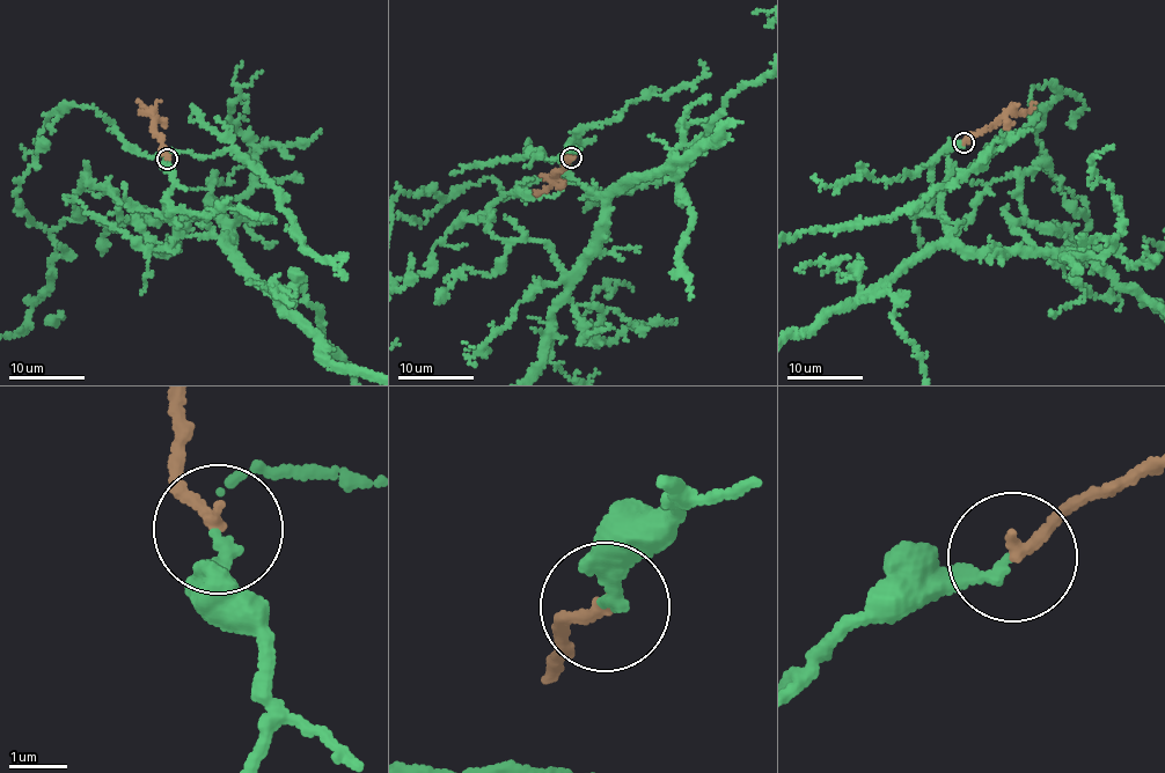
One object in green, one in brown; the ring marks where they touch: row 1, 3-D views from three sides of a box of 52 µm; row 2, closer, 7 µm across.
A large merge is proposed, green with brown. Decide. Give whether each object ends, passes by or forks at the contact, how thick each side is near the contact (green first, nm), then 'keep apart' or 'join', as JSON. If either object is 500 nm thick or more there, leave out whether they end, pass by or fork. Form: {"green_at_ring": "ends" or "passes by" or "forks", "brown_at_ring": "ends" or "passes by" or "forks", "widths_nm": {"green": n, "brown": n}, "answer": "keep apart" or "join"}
{"green_at_ring": "ends", "brown_at_ring": "ends", "widths_nm": {"green": 200, "brown": 200}, "answer": "join"}

